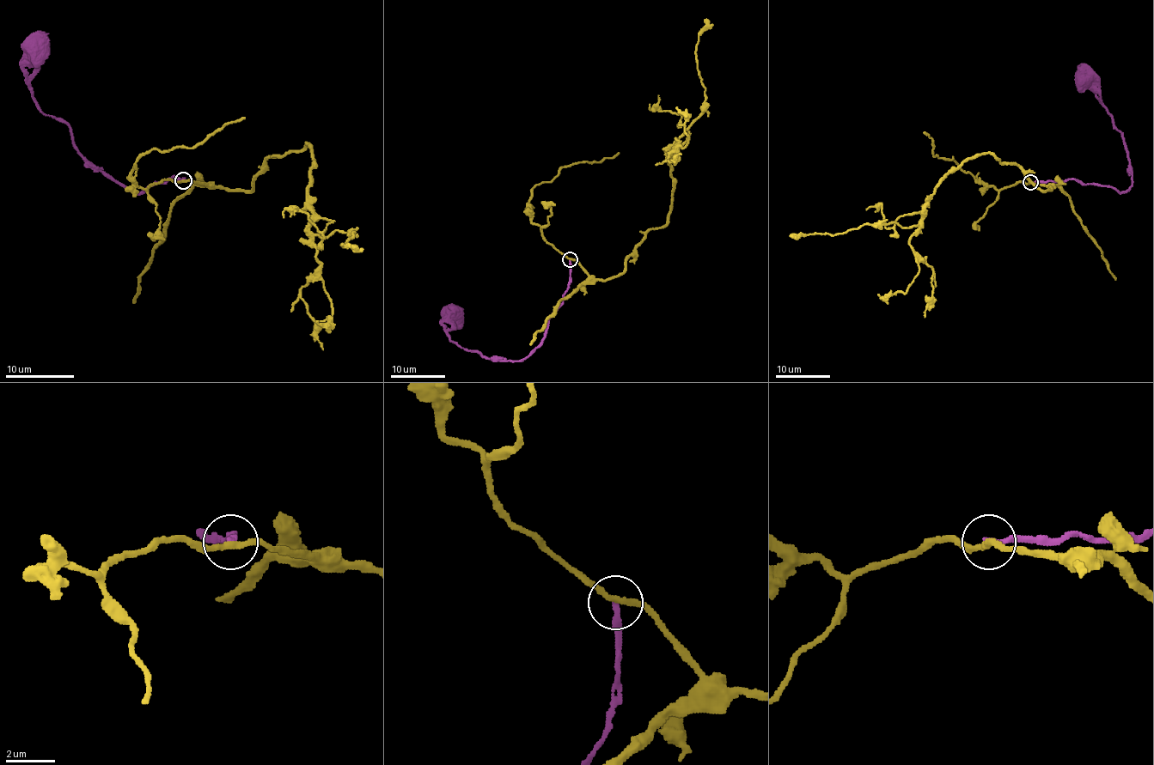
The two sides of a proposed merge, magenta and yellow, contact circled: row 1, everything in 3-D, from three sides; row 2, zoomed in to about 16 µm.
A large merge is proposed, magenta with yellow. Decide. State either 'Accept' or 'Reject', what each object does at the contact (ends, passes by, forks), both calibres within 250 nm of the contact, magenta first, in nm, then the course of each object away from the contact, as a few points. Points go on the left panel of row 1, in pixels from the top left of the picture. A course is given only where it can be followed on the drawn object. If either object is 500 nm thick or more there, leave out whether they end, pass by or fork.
Reject. At the ring magenta ends. At the ring yellow passes by. Thickness 240 nm (magenta) against 240 nm. Course of magenta: (184, 179), (175, 176), (132, 193), (98, 171), (79, 152), (68, 125), (44, 113), (30, 88), (33, 50). Course of yellow: (184, 179), (252, 188), (269, 157), (306, 143), (313, 162), (311, 233), (352, 233), (340, 245), (354, 247)

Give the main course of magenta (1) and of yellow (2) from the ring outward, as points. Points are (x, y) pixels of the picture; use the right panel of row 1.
1: (1031, 182), (1074, 179), (1111, 185), (1120, 192), (1132, 185), (1125, 138), (1088, 78)
2: (1031, 182), (1051, 190), (1039, 189), (1015, 164), (990, 153), (967, 157), (936, 189), (919, 224), (789, 236)

